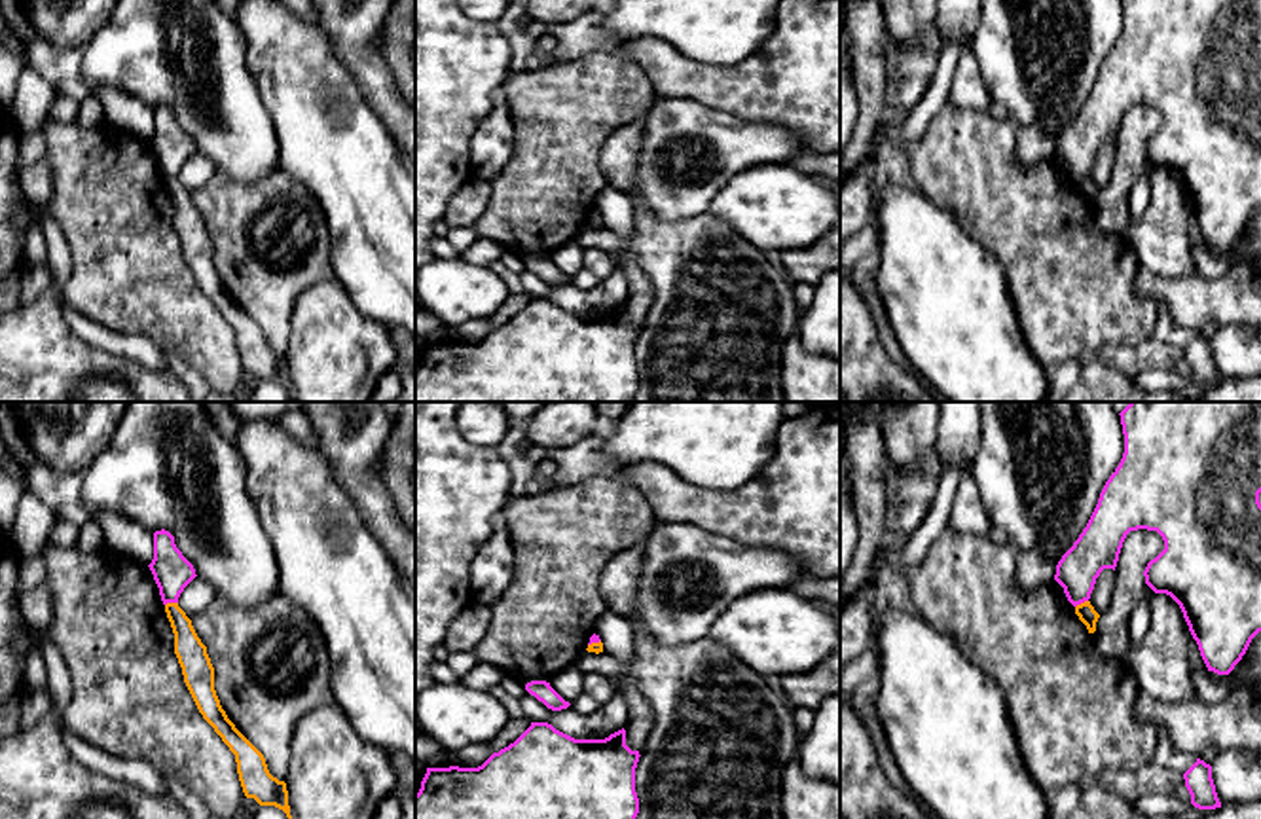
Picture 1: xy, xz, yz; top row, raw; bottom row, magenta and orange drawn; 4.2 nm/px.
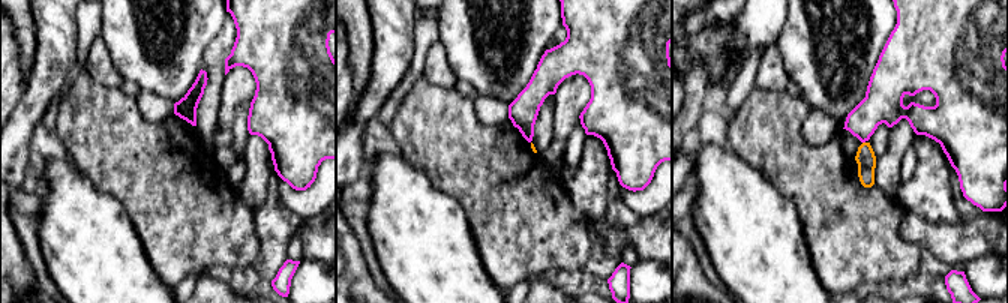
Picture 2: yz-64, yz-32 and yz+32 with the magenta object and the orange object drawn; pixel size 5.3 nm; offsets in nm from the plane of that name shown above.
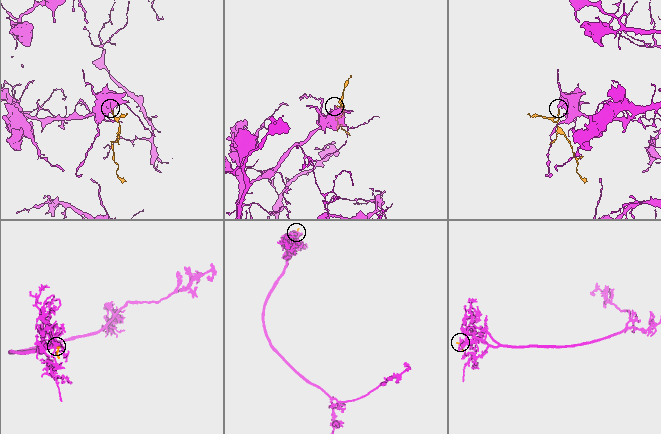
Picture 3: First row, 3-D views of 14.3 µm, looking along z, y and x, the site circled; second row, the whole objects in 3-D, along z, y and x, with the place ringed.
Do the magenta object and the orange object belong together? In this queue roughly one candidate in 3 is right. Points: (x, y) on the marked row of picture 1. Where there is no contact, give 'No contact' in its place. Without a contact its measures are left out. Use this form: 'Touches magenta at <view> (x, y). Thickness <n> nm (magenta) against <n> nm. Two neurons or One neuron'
Touches magenta at xy (171, 601). Thickness 160 nm (magenta) against 130 nm. Two neurons

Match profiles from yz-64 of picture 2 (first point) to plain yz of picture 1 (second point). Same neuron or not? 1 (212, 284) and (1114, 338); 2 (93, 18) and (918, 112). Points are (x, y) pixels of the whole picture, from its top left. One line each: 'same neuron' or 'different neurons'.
1: different neurons
2: same neuron

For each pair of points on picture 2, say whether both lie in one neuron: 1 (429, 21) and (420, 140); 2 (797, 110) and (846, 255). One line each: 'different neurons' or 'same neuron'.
1: different neurons
2: same neuron

